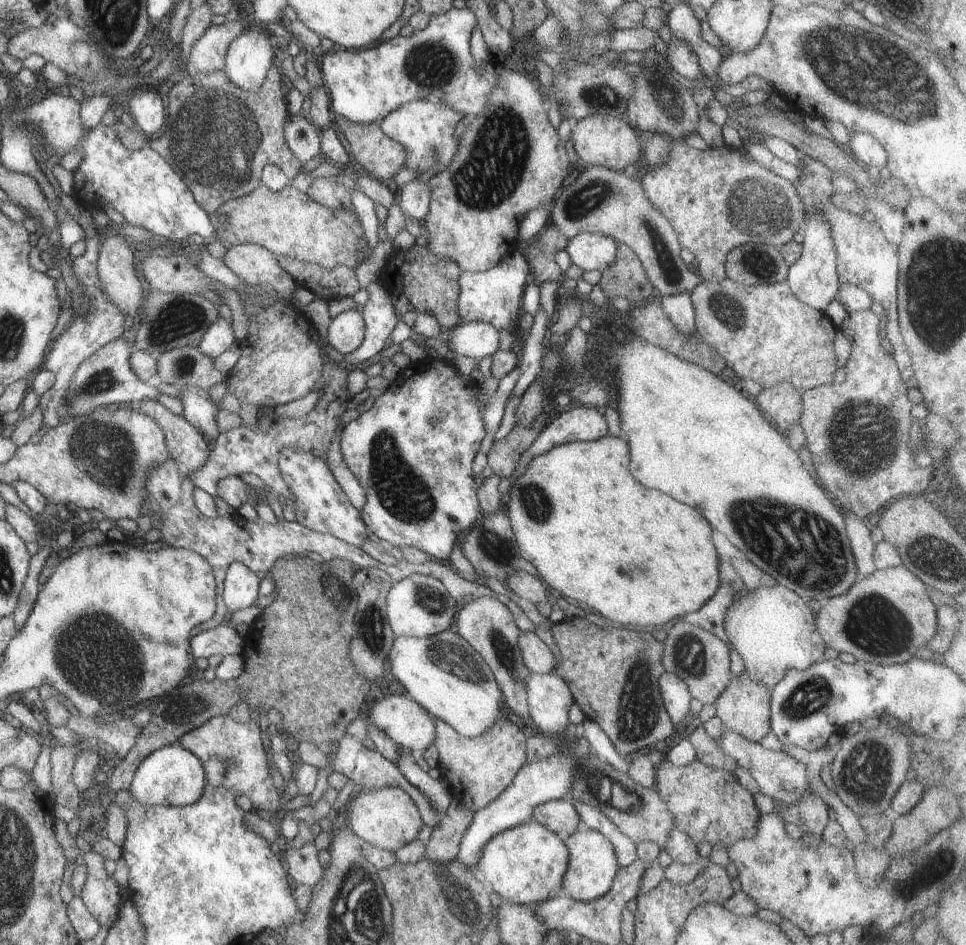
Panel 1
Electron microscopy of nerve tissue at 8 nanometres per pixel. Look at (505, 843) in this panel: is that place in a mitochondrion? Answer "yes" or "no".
no

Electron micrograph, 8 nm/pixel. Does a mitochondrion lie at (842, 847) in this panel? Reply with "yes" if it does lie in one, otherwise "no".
no

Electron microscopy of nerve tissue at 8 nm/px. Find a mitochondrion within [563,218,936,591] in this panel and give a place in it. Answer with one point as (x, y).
(859, 437)

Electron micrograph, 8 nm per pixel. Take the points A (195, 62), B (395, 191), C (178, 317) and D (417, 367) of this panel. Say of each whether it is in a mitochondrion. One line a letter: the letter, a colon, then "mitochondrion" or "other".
A: other
B: other
C: mitochondrion
D: other

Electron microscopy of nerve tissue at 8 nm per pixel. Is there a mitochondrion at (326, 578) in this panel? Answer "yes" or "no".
no

